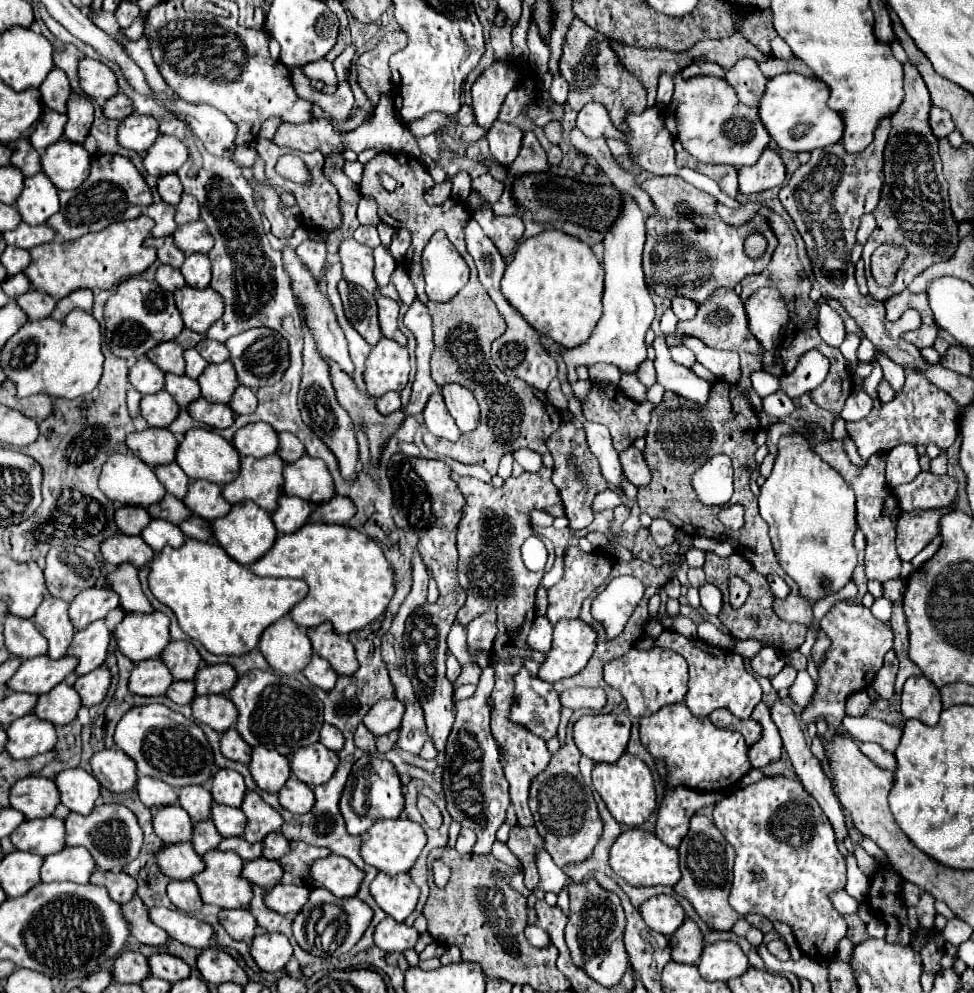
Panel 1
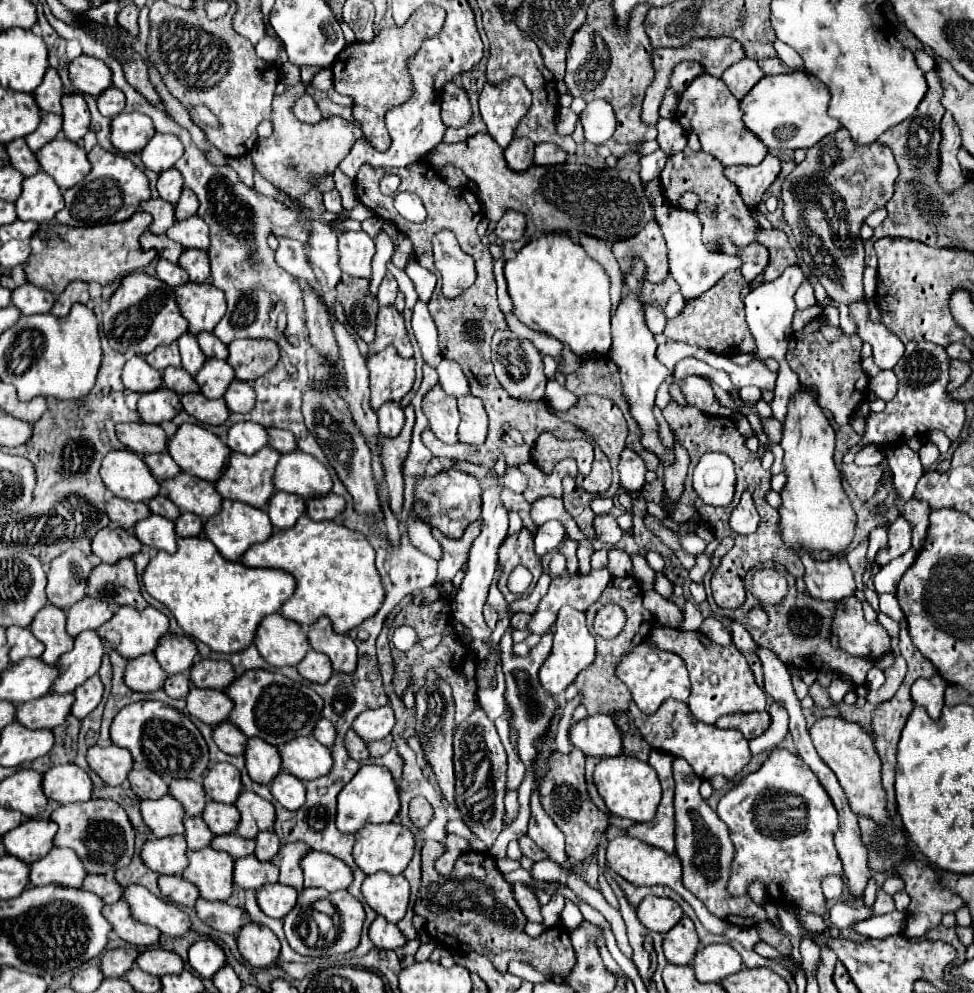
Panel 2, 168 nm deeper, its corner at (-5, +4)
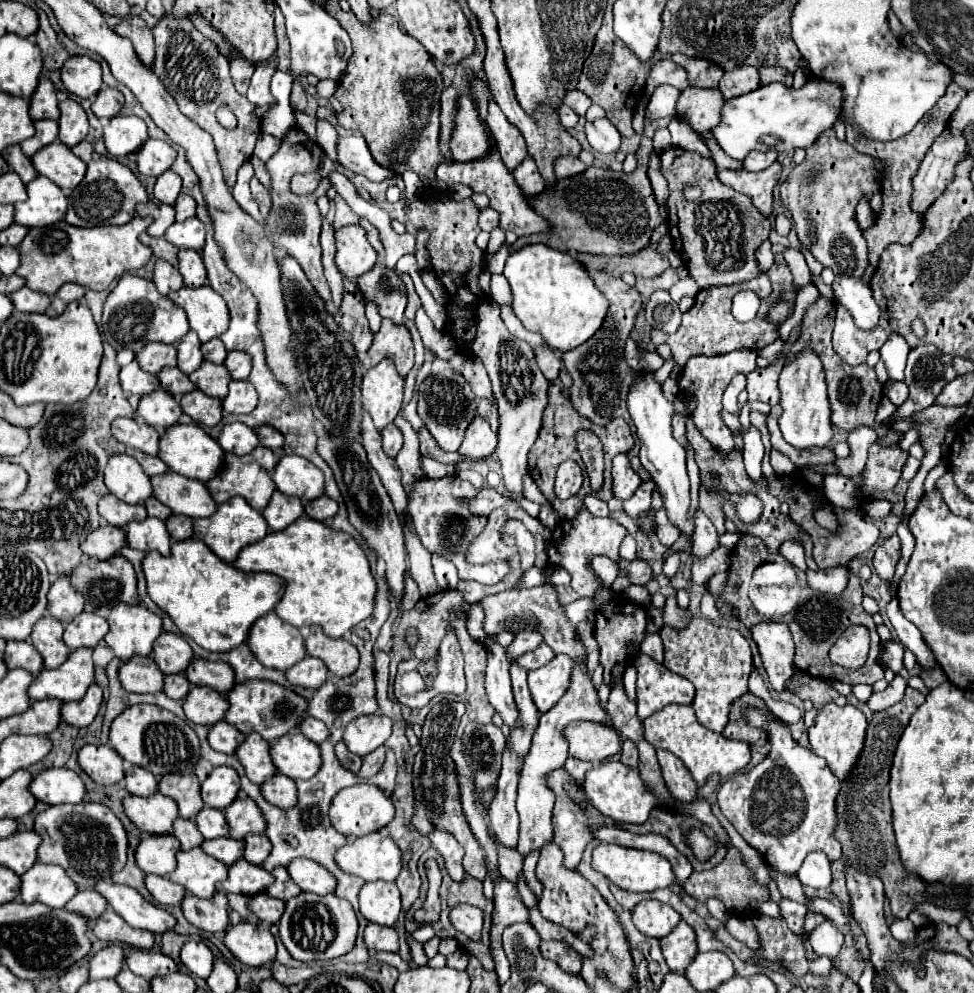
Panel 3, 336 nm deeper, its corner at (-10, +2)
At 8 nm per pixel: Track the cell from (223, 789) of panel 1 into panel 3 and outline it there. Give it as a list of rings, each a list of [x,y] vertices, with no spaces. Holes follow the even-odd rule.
[[[216,767],[202,783],[204,805],[224,809],[236,799],[238,789],[240,789],[238,773],[232,767]]]

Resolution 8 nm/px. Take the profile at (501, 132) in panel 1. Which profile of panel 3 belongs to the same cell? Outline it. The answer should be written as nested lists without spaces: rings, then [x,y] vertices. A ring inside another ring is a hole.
[[[526,157],[524,163],[512,175],[514,175],[514,179],[516,179],[516,183],[522,189],[526,199],[532,199],[544,191],[544,181],[542,181],[532,157]]]

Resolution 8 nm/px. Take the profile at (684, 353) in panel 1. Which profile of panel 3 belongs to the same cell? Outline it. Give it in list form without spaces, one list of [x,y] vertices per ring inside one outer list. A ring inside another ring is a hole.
[[[768,417],[768,429],[772,435],[772,447],[778,449],[780,453],[788,455],[792,459],[792,463],[796,467],[804,467],[804,465],[824,465],[824,463],[834,463],[836,455],[832,449],[794,449],[792,445],[788,445],[786,441],[782,441],[782,433],[778,429],[778,423],[774,419]]]

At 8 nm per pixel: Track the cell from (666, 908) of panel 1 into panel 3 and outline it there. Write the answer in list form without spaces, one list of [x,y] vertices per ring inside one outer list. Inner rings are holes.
[[[644,899],[632,909],[632,921],[640,933],[662,939],[680,921],[680,915],[670,907],[654,899]]]

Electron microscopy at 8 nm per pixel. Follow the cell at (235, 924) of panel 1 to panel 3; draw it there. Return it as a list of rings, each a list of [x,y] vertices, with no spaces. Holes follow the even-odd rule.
[[[214,893],[210,899],[186,895],[180,907],[184,917],[202,931],[224,933],[228,927],[228,899],[224,893]]]

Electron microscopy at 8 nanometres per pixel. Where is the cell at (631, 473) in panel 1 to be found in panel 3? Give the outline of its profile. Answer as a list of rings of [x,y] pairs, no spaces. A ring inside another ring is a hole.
[[[616,455],[612,459],[612,493],[616,495],[616,499],[630,499],[640,483],[642,479],[632,471],[628,457]]]

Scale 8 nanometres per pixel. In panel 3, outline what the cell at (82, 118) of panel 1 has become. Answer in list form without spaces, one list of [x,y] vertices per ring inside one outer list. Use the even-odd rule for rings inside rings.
[[[74,99],[62,101],[58,109],[60,109],[60,119],[58,119],[60,141],[68,147],[74,147],[88,135],[88,117]]]

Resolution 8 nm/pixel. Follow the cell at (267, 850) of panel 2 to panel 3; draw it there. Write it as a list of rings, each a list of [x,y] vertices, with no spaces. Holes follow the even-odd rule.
[[[246,835],[244,837],[246,849],[244,849],[244,859],[254,863],[254,865],[262,865],[262,861],[270,855],[270,841],[266,835]]]

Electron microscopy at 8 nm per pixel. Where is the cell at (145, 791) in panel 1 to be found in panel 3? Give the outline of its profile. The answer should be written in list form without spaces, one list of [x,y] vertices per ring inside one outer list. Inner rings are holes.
[[[126,763],[126,765],[124,765],[124,773],[126,773],[126,777],[124,777],[124,779],[126,779],[126,791],[128,791],[130,795],[148,797],[148,795],[154,793],[156,787],[158,787],[156,777],[154,777],[150,771],[142,769],[142,767],[134,767],[134,765]]]

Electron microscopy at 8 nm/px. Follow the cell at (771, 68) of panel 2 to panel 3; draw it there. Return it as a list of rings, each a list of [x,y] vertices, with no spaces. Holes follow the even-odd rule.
[[[762,67],[758,69],[758,75],[760,75],[760,85],[768,85],[768,83],[784,83],[786,87],[792,85],[792,75],[782,69],[782,67]]]

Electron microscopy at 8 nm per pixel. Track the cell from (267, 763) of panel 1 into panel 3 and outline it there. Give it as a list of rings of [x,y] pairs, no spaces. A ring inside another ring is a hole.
[[[250,733],[236,749],[236,755],[248,779],[256,785],[262,785],[276,773],[276,767],[270,759],[270,745],[262,737],[258,737],[258,733]]]

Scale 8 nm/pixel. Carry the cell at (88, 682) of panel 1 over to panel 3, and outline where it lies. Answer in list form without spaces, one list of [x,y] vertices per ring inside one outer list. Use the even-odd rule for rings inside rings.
[[[90,685],[84,699],[62,703],[60,715],[62,715],[64,723],[68,723],[68,725],[88,727],[94,721],[98,709],[100,709],[100,703],[102,703],[102,689],[98,685]]]

